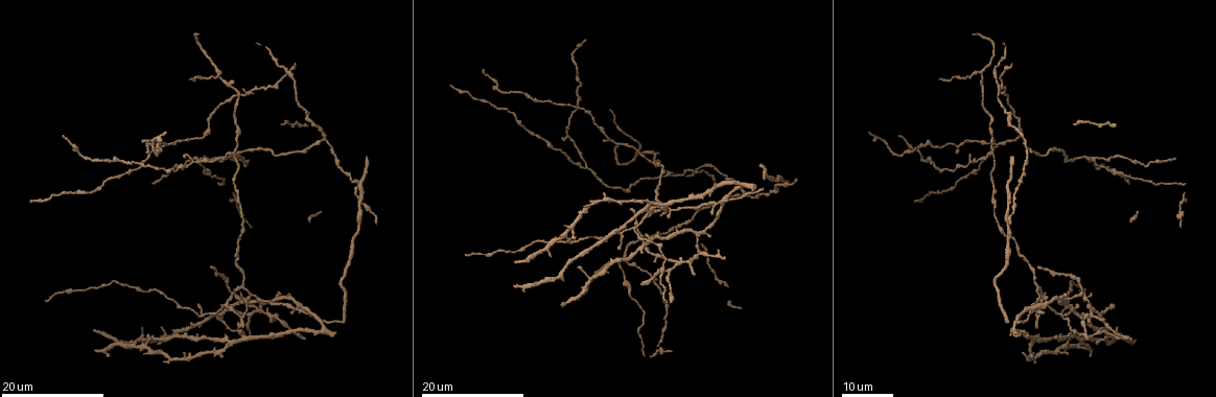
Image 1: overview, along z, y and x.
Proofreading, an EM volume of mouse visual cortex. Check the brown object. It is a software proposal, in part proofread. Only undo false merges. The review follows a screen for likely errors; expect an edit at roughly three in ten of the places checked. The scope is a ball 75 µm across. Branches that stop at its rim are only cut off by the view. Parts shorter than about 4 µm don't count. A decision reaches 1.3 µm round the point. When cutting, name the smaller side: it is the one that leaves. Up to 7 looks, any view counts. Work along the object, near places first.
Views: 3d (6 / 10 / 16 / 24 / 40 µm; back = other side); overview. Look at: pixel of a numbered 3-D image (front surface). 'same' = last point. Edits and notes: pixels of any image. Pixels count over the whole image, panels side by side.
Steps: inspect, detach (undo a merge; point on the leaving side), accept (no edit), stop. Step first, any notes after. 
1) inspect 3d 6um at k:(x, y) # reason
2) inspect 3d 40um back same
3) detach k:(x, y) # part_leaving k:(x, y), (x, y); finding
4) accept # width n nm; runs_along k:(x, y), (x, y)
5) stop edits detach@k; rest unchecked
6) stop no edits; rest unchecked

inspect 3d 24um at 1:(666, 272) # branch point

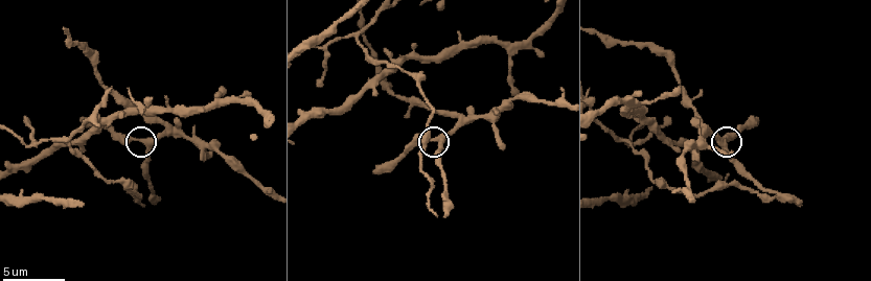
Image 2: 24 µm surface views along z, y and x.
inspect 3d 6um at 2:(436, 139) # zoom in

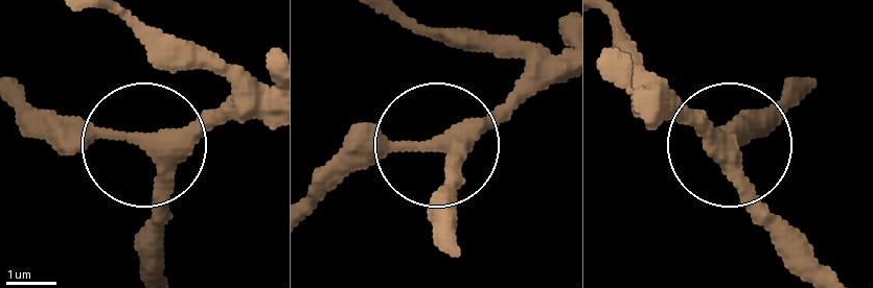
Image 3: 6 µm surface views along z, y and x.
accept # arms 3; runs_along 3:(161, 263), (144, 151), (119, 139), (24, 139); one neuron here

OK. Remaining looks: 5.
inspect 3d 24um at 1:(966, 141) # thick turns thin

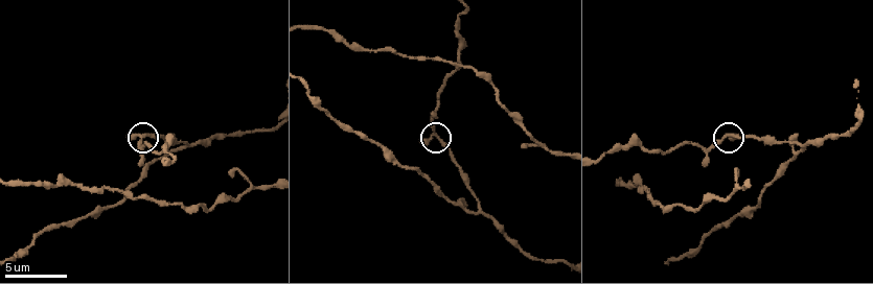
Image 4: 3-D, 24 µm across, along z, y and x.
inspect 3d 10um at 4:(142, 136) # closer look

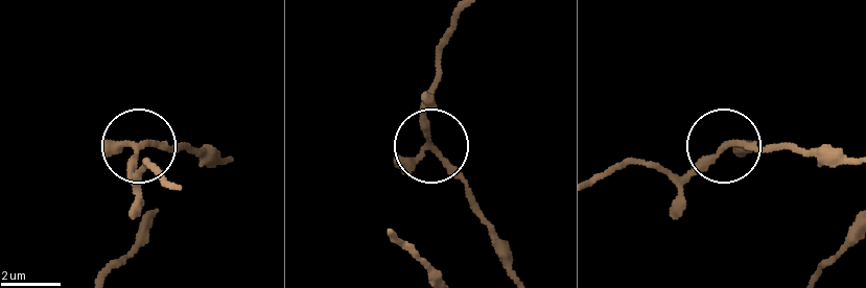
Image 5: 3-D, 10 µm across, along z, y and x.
accept # runs_along 5:(850, 158), (731, 143), (674, 200); continuous, no second neuron

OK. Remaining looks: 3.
inspect 3d 10um at 4:(185, 146) # three-way junction

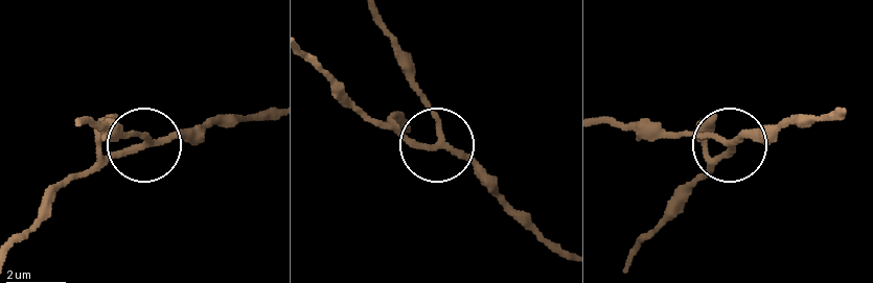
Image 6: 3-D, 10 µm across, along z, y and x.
accept # runs_along 6:(561, 255), (437, 142), (412, 57); continuous, no second neuron

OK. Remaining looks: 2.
stop no edits; rest unchecked

